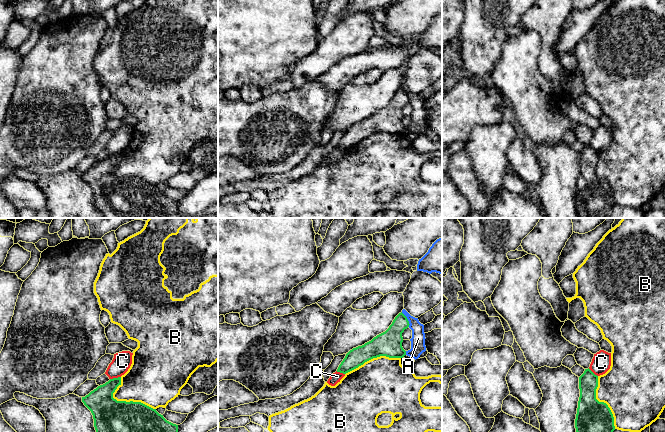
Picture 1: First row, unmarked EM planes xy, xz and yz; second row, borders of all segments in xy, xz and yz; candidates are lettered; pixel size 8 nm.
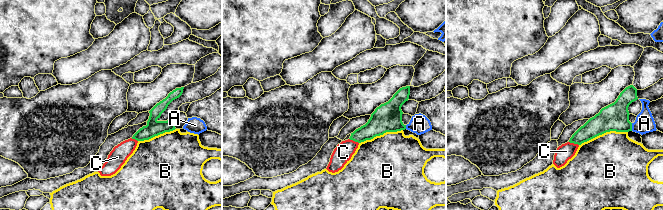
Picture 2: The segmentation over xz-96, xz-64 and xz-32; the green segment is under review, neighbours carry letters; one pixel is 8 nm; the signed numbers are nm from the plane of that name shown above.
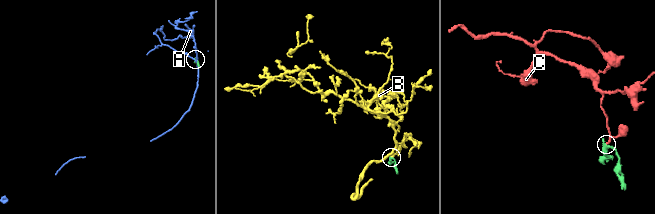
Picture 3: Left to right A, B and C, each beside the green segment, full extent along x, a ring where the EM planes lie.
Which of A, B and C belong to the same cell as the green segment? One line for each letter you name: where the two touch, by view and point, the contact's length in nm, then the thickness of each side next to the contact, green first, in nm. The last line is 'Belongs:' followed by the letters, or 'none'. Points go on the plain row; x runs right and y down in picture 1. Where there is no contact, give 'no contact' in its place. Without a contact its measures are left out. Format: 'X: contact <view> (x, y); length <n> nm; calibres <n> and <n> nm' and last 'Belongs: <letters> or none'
Belongs: none

